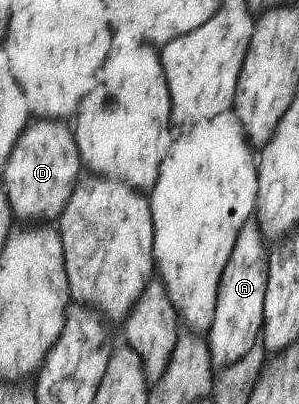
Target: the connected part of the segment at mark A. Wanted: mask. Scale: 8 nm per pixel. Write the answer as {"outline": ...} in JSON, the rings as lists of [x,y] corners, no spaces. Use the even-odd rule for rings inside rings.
{"outline":[[[256,213],[250,214],[246,226],[238,234],[233,257],[230,258],[218,293],[217,313],[214,317],[214,330],[209,332],[208,346],[212,354],[212,374],[218,370],[240,362],[256,344],[258,332],[265,322],[265,296],[270,278],[270,253],[264,244],[262,228],[256,220]]]}

